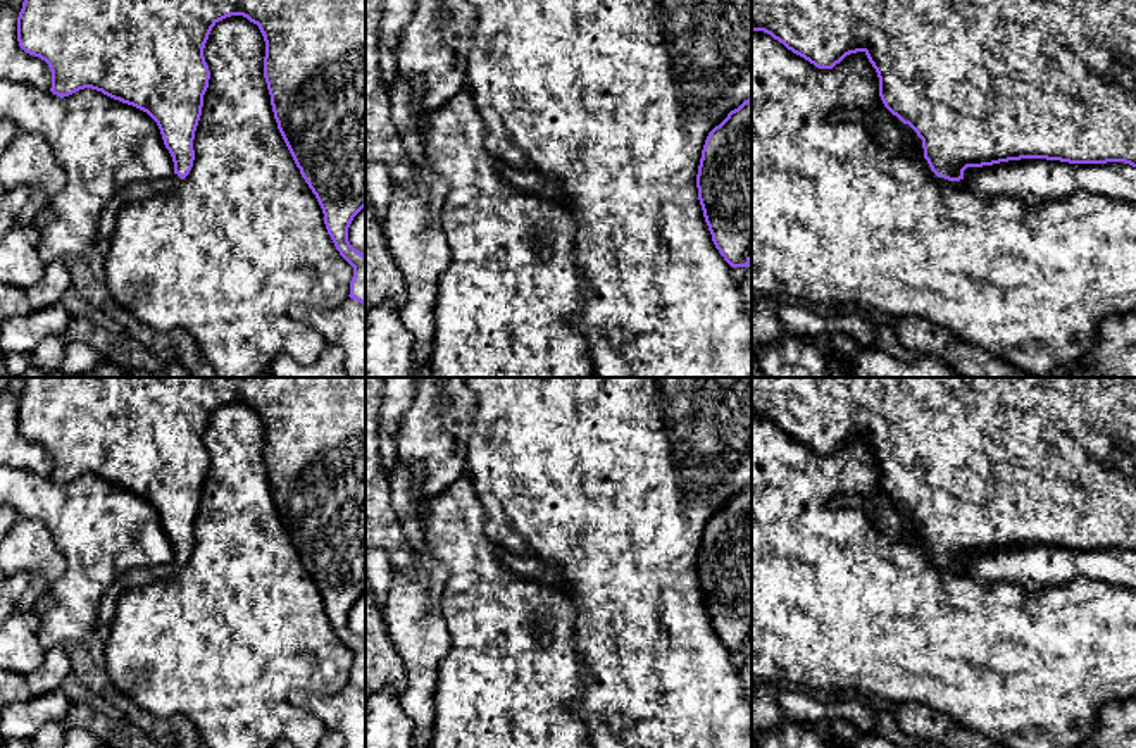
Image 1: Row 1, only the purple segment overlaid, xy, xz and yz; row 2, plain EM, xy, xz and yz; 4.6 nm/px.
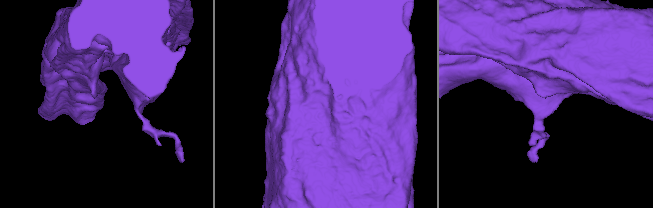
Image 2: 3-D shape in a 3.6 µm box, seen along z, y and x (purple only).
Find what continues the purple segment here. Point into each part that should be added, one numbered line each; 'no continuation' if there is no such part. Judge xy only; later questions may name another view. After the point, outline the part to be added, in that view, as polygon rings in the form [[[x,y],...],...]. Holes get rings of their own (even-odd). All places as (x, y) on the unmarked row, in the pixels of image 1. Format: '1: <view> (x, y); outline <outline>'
1: xy (131, 578); outline [[[172,560],[167,565],[134,567],[121,574],[102,596],[98,607],[98,627],[110,627],[117,600],[124,591],[136,588],[138,584],[165,581],[172,572],[178,572],[181,567],[183,565],[178,560]]]

